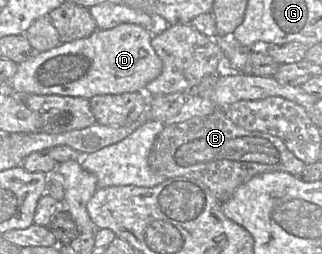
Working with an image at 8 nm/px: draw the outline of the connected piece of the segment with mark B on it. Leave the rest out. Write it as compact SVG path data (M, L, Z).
M222 109L206 116L165 126L152 144L148 165L154 173L164 175L168 179L186 177L202 182L221 202L227 201L239 186L254 176L277 171L299 176L306 166L288 150L281 139L267 133L243 129L233 123Z

